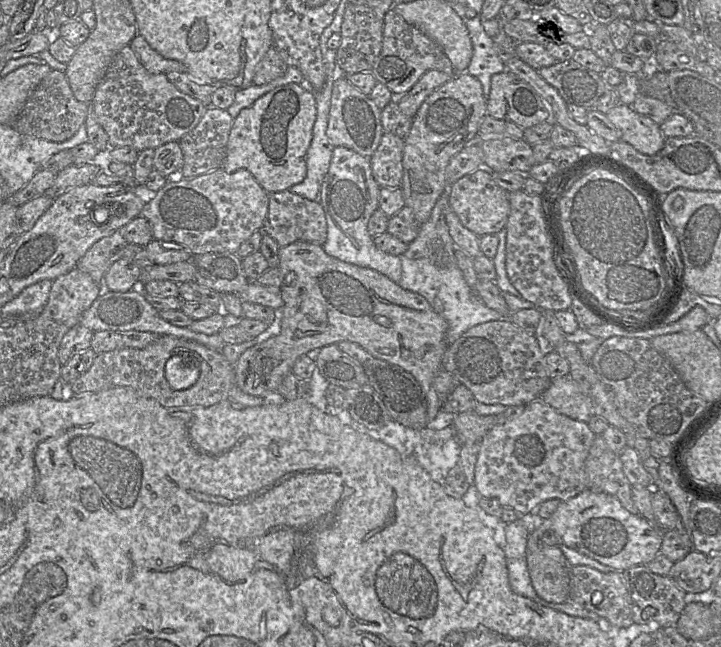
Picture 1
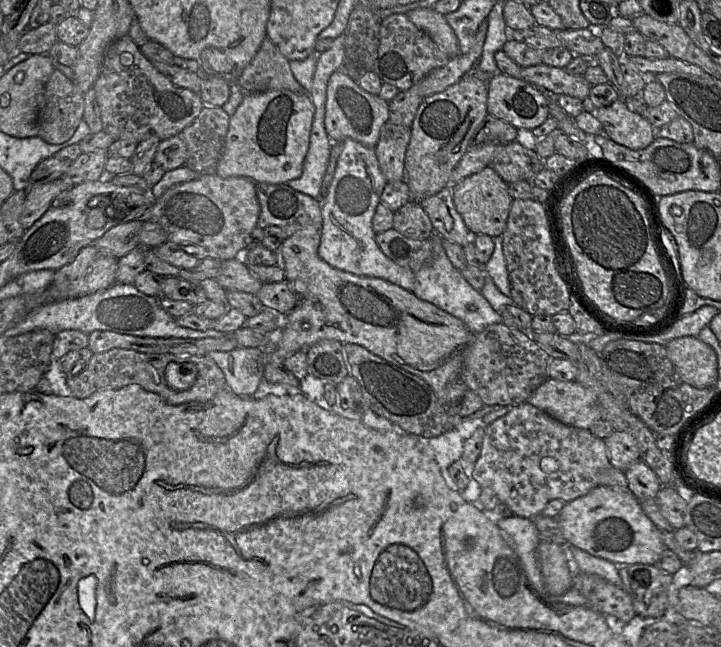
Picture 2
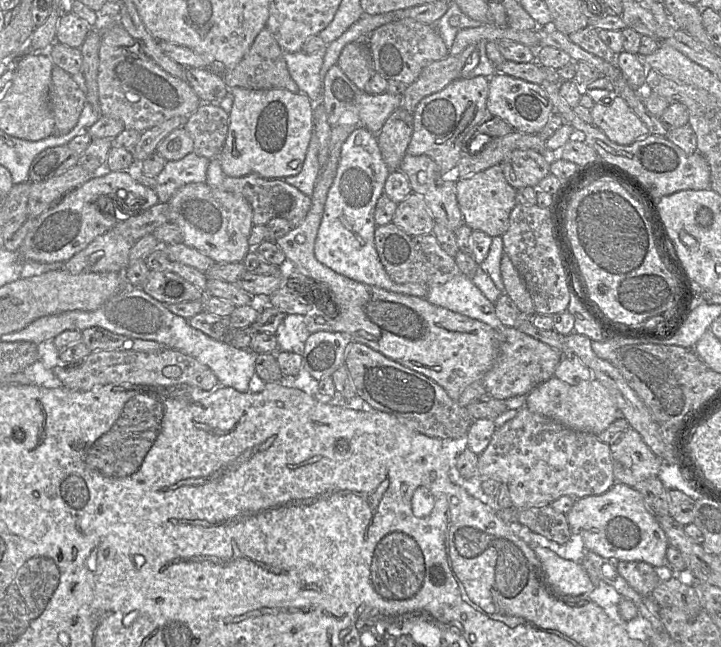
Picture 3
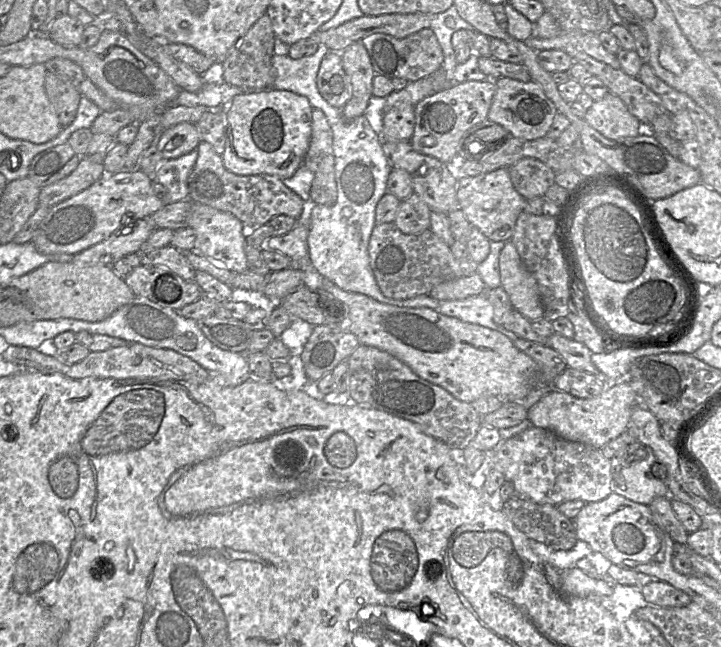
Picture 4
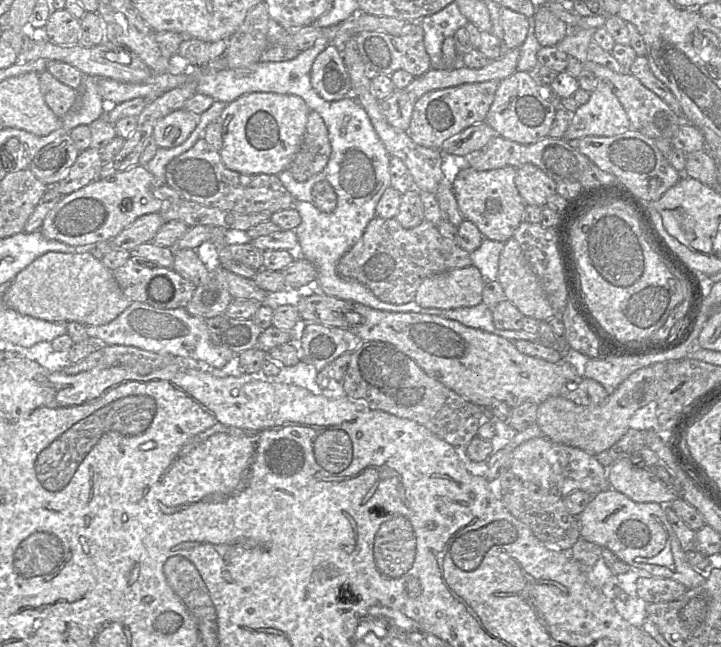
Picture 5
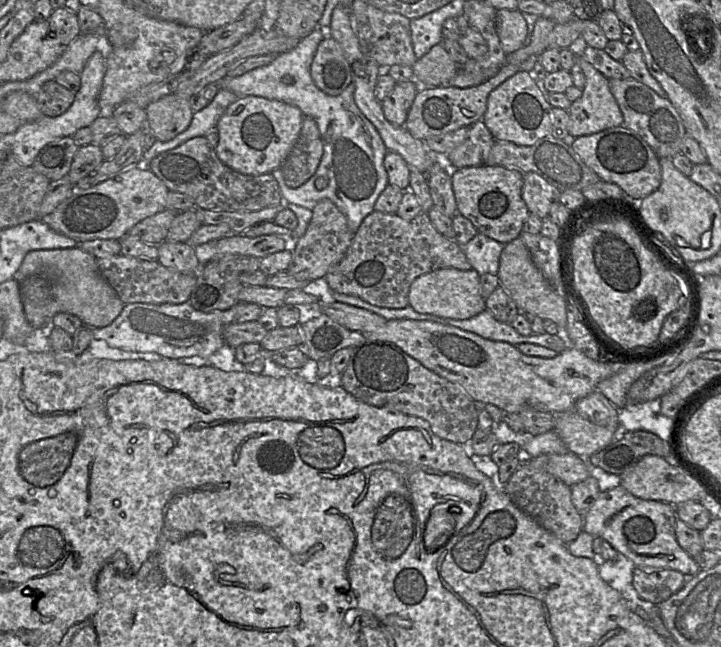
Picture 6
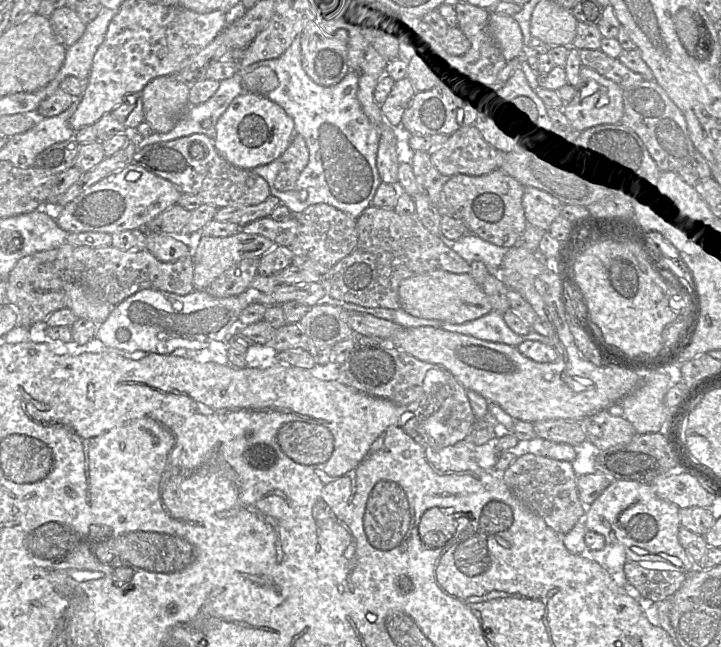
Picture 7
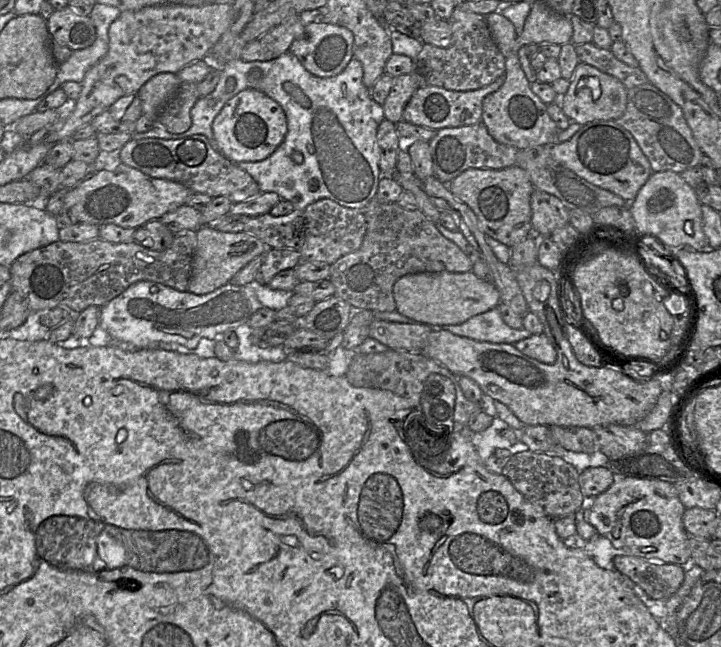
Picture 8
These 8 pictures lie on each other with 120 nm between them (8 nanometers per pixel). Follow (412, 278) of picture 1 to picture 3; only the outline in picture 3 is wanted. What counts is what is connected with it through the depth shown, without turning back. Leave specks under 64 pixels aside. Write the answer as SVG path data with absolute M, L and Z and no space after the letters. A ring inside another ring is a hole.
M462 273L442 285L428 287L426 300L433 305L483 322L495 331L501 331L504 327L495 313L494 304Z

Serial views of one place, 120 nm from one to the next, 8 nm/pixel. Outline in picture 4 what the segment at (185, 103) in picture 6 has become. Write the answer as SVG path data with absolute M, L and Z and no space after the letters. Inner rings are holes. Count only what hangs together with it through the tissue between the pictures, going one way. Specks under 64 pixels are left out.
M183 122L163 130L153 144L163 158L171 159L196 149L200 141L196 124Z

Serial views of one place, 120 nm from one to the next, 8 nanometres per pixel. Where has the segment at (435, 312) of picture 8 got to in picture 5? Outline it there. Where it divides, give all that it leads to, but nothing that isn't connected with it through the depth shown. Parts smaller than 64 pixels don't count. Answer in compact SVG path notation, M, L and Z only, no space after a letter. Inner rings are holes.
M473 265L425 278L414 301L424 308L444 310L474 307L482 303L484 282Z

